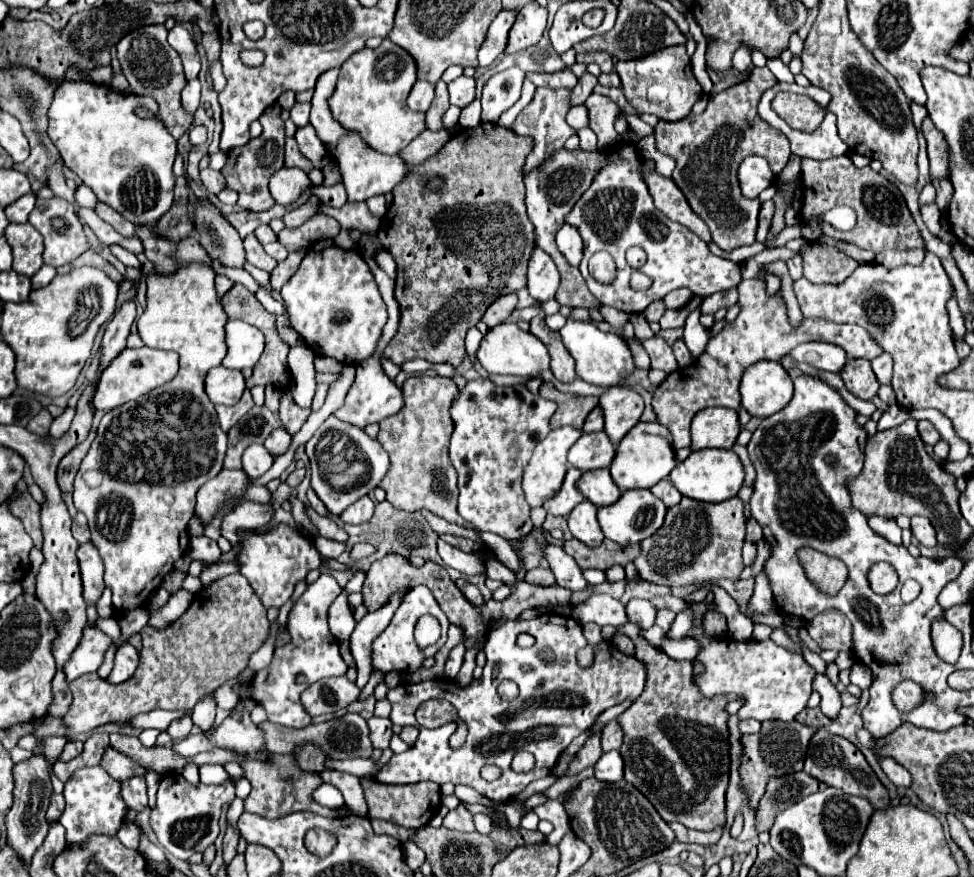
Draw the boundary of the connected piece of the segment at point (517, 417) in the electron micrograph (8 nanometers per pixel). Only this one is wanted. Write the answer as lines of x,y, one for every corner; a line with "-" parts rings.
474,379
460,389
452,401
452,421
454,433
450,439
450,461
458,473
458,513
470,521
480,531
496,533
508,541
522,539
532,531
530,505
524,499
522,491
522,473
526,463
532,457
532,451
538,441
550,433
550,417
556,411
556,403
540,395
532,395
526,385
498,387
490,379

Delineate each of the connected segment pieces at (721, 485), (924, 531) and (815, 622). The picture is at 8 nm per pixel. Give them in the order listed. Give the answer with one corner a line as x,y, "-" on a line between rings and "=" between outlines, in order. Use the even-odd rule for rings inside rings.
702,449
692,451
686,461
680,461
670,473
672,485
690,499
706,501
706,503
722,503
726,499
736,497
744,481
744,467
734,451
726,449
=
912,517
911,518
911,531
912,535
926,547
936,547
938,541
936,541
936,531
934,527
930,525
928,517
=
828,609
816,615
808,623
808,633
820,645
820,649
834,649
834,651
852,649
852,625
836,609

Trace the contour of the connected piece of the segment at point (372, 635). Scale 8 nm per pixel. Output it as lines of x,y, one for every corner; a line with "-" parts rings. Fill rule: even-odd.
398,591
396,595
392,595
392,599
382,605
378,611
368,613
362,621
358,621
350,635
350,651
352,657
356,659
356,669
358,669
358,679
356,685
358,689
364,689
364,685
368,683
370,675
372,675
372,641
386,629
386,625
390,623
392,615
396,613
398,605
402,603
404,595
408,591

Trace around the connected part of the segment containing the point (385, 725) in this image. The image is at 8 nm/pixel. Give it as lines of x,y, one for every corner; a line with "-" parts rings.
372,717
366,723
370,727
370,741
372,741
374,749
388,749
388,743
390,743
390,737
392,737
392,721

